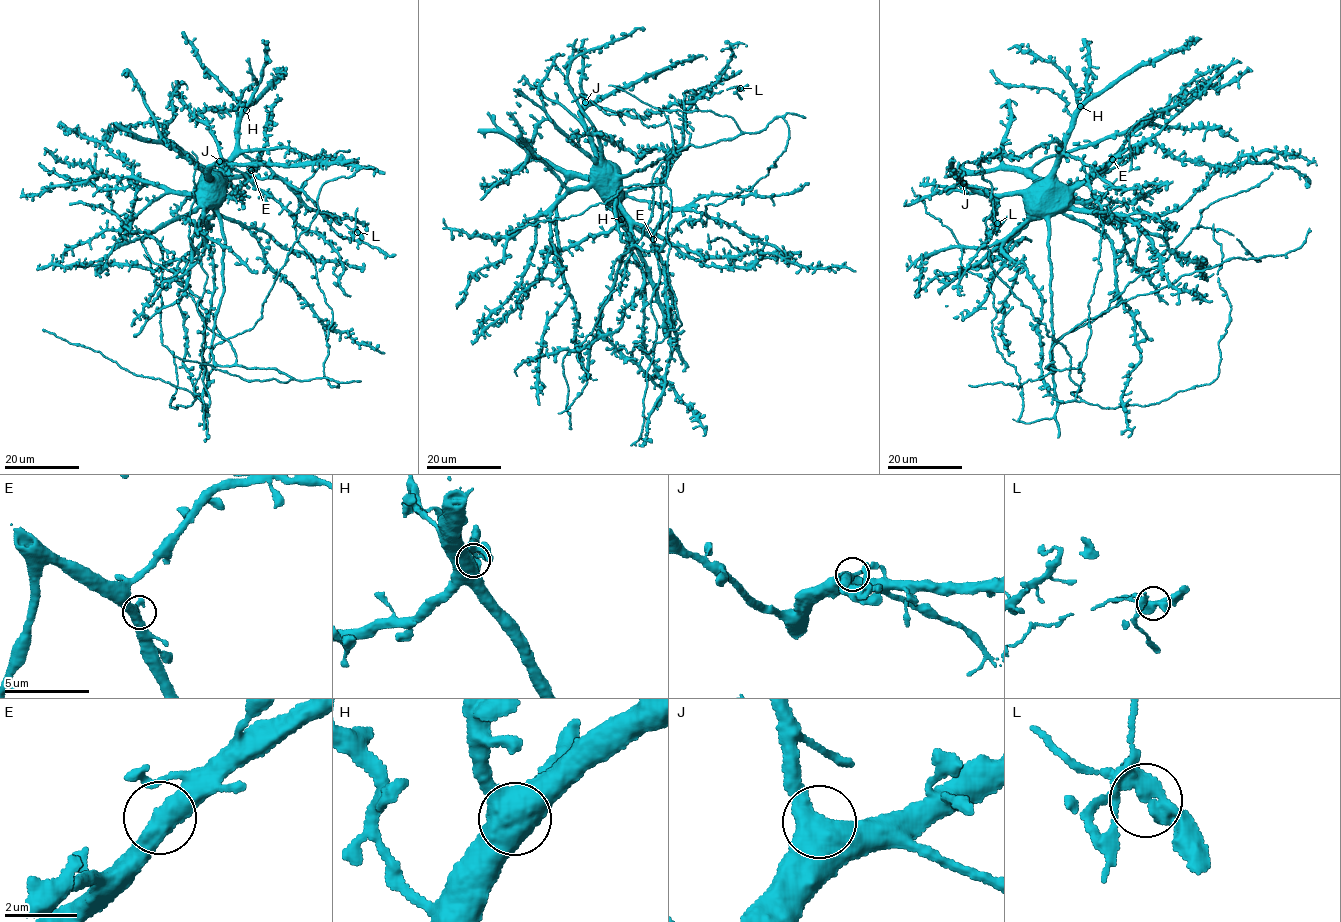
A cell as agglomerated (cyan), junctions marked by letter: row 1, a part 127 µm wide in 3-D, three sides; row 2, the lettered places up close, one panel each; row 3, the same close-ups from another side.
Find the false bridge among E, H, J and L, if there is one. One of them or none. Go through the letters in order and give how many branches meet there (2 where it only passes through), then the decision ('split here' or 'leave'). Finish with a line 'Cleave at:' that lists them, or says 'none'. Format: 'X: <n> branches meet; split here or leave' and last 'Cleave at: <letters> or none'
E: 2 branches meet; leave
H: 2 branches meet; leave
J: 2 branches meet; leave
L: 2 branches meet; split here
Cleave at: L

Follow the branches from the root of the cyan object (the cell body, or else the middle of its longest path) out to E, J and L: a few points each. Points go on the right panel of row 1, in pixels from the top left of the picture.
E: (1033, 197), (1040, 190), (1058, 191), (1064, 187), (1081, 185), (1112, 159)
J: (1033, 197), (991, 194), (971, 189), (963, 183)
L: (1033, 197), (967, 186), (996, 200), (997, 229), (986, 234), (994, 210), (997, 223)

